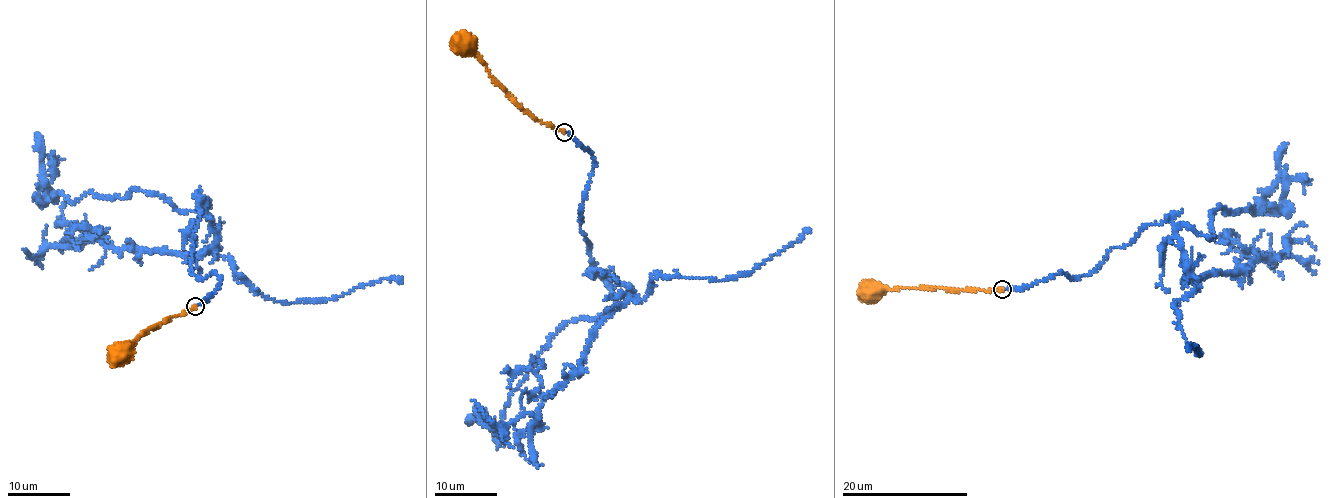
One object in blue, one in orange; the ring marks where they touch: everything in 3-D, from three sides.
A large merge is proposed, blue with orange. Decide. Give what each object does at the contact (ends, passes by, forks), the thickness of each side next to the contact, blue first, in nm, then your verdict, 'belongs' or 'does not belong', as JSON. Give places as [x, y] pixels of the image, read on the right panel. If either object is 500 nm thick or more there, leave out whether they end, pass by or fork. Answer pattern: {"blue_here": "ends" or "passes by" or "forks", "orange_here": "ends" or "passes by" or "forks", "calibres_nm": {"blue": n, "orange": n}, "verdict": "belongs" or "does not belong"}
{"blue_here": "ends", "orange_here": "ends", "calibres_nm": {"blue": 170, "orange": 190}, "verdict": "does not belong"}

